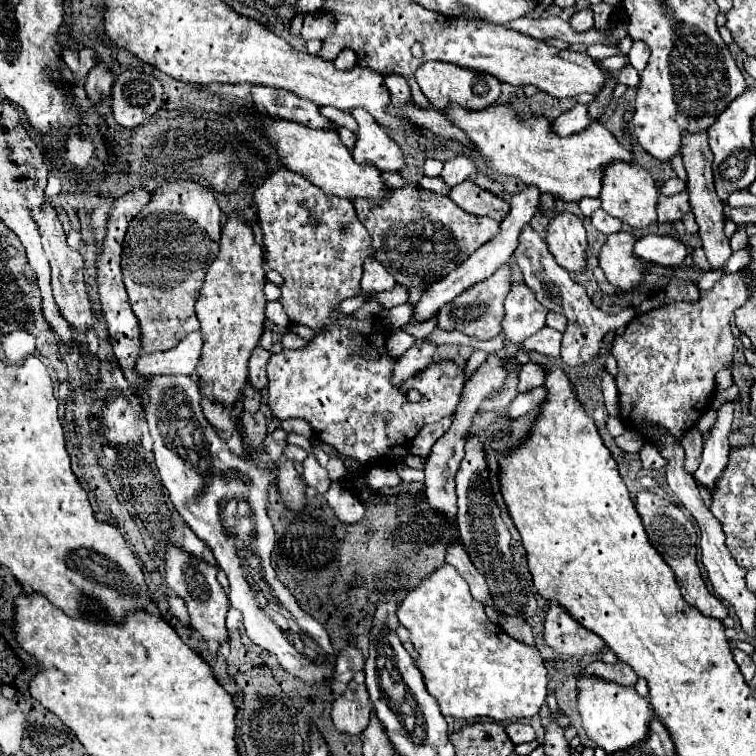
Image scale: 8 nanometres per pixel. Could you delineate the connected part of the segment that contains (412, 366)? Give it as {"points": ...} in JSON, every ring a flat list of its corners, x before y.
{"points":[[416,341,416,343,398,359,398,365,394,367,392,383,398,385,398,383,402,383,404,379,408,379,408,377,412,377,414,373,418,373,418,369,424,369,426,365,430,365,434,351,436,351,436,345,434,345,434,343,422,341,422,343,418,345,418,341]]}

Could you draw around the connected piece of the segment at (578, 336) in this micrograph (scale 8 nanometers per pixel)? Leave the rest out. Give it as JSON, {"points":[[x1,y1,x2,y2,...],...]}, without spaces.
{"points":[[526,225,520,233,520,245,514,251,516,263,522,269,524,275,524,283,536,293,536,299,548,307,554,313,564,313,568,317,568,327,564,331,564,339,562,339,562,361,570,367,582,365,582,363,592,363,598,357,602,357,606,345,604,345,604,337,610,331,616,331,620,327,626,327,636,311,632,307,626,307,618,313,612,311,602,311,598,309,592,299,586,295,586,289,576,283,570,273,566,273,566,269,562,269,558,265,558,261,554,261,554,255,548,251,546,241,530,227]]}

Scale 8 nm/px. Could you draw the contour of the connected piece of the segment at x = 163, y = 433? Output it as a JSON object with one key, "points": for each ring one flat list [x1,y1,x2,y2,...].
{"points":[[156,375,150,379,150,383,152,385,148,389,150,403,146,405,146,421,154,441,154,457,160,471,160,479,168,489,176,511,190,525,196,537,210,547,218,561,218,567,226,571,230,581,230,605,244,615,246,635,254,645,272,651,282,669,292,677,310,685,330,681,334,675,336,653,332,649,326,629,312,615,308,615,300,607,296,597,276,579,276,573,270,563,270,553,274,549,274,527,266,515,266,503,272,477,264,475,250,459,242,459,228,449,226,441,220,439,220,435,202,415,198,385,190,377]]}

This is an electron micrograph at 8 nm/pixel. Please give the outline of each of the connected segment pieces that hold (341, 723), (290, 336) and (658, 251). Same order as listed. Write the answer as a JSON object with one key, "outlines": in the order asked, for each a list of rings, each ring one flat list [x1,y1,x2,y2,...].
{"outlines":[[[350,681,344,695,332,703,334,727,342,733,358,735,366,729,372,717,372,705,364,683]],[[286,331,286,333,282,335,280,343,282,343,282,347,284,347,284,349,300,349,306,341,304,341,304,339,300,339,298,335,294,335,292,331]],[[644,235,636,241,634,253,662,267,678,267,686,259,686,245,670,235]]]}

